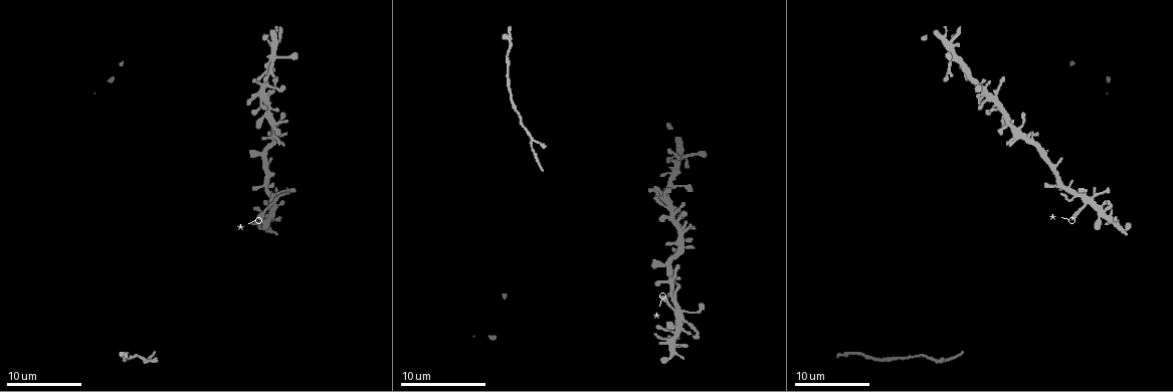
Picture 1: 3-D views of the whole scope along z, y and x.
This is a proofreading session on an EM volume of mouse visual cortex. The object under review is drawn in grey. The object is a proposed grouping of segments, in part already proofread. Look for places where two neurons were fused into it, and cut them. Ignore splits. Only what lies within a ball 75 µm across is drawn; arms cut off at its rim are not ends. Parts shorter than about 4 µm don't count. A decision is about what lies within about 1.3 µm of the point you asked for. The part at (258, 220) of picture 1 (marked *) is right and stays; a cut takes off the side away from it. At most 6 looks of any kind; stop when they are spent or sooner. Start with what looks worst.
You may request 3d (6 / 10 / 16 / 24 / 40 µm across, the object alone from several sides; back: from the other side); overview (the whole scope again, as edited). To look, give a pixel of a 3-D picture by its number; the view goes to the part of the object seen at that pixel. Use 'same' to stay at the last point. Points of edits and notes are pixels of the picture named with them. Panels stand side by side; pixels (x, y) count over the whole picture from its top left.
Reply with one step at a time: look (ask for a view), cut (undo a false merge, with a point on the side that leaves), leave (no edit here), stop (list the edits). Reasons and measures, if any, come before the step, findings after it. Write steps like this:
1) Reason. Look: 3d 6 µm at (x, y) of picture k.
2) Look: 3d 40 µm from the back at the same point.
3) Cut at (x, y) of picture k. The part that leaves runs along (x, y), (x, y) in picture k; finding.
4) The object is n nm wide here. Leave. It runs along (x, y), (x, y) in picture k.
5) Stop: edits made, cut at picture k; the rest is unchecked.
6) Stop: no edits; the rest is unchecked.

Four or more arms meet. Look: 3d 10 µm at (276, 198) of picture 1.

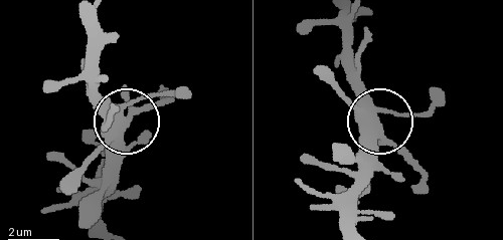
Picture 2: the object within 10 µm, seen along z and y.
Look: 3d 6 µm at (123, 123) of picture 2.

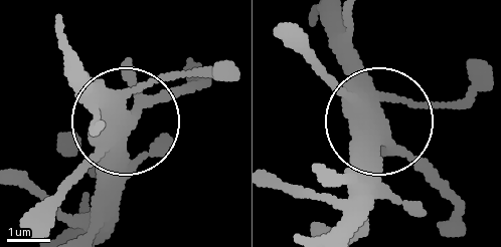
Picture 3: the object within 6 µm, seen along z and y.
The side arm is 7 µm long. Leave. It runs along (32, 222), (123, 133), (116, 219) in picture 3; all the same neuron.

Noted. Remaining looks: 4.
Arms part here. Look: 3d 10 µm at (1044, 153) of picture 1.

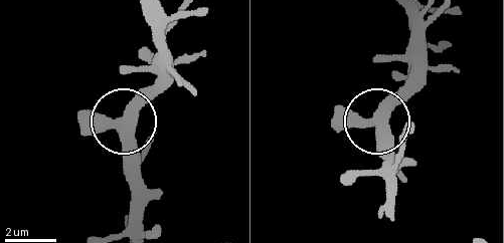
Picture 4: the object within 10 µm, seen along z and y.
Leave. All the same neuron.

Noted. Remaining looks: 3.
Four-way junction. Look: 3d 10 µm at (673, 351) of picture 1.

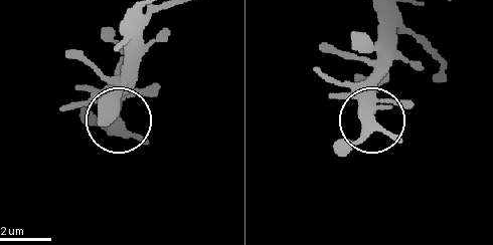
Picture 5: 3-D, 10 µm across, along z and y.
4 arms meet here. Leave. It runs along (376, 11), (376, 102), (369, 119) in picture 5; all the same neuron.

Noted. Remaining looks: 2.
Stop: no edits; the rest is unchecked.

